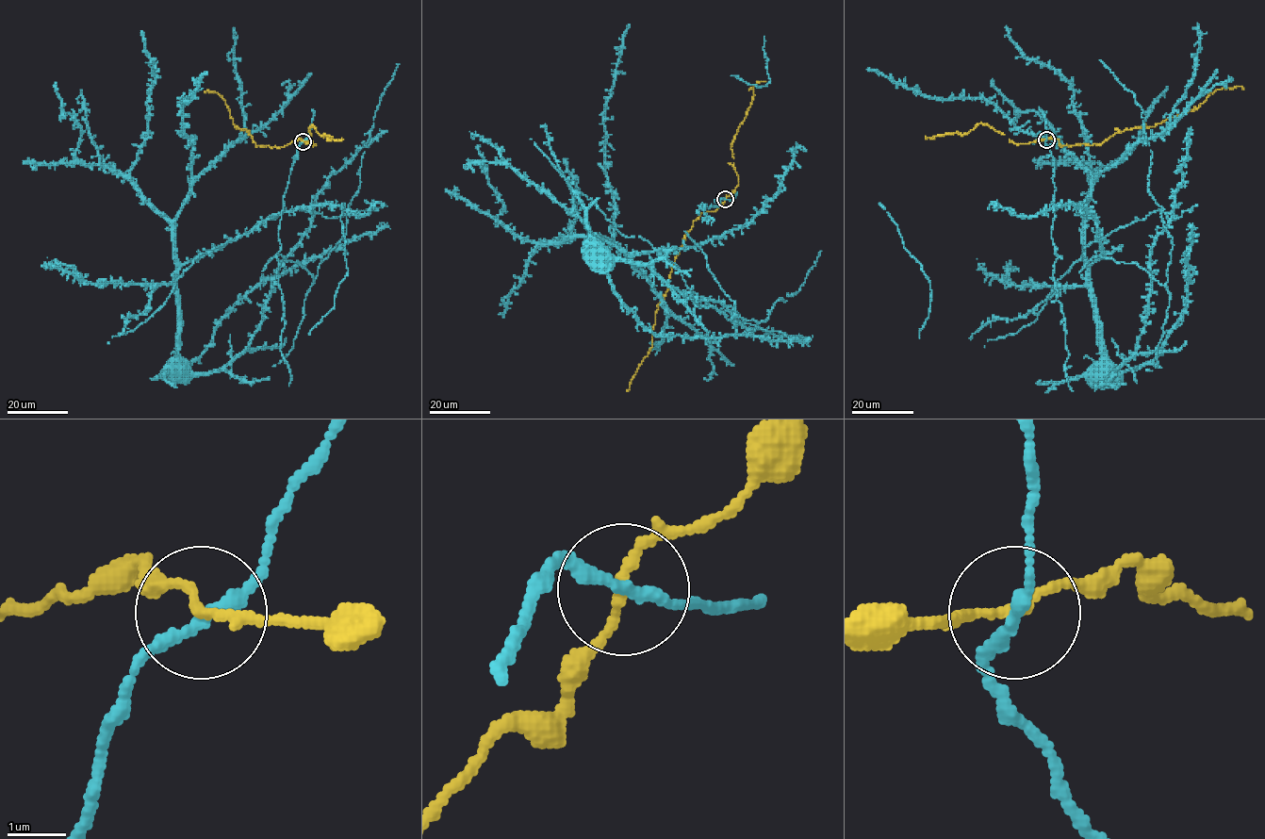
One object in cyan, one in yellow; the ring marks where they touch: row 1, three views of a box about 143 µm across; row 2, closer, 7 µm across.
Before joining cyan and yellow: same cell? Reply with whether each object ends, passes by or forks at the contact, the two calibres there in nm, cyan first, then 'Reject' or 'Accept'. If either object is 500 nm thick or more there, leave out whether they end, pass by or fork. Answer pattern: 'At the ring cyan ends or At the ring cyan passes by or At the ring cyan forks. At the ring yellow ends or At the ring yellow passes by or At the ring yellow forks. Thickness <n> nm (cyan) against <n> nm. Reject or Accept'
At the ring cyan passes by. At the ring yellow passes by. Thickness 200 nm (cyan) against 140 nm. Accept

